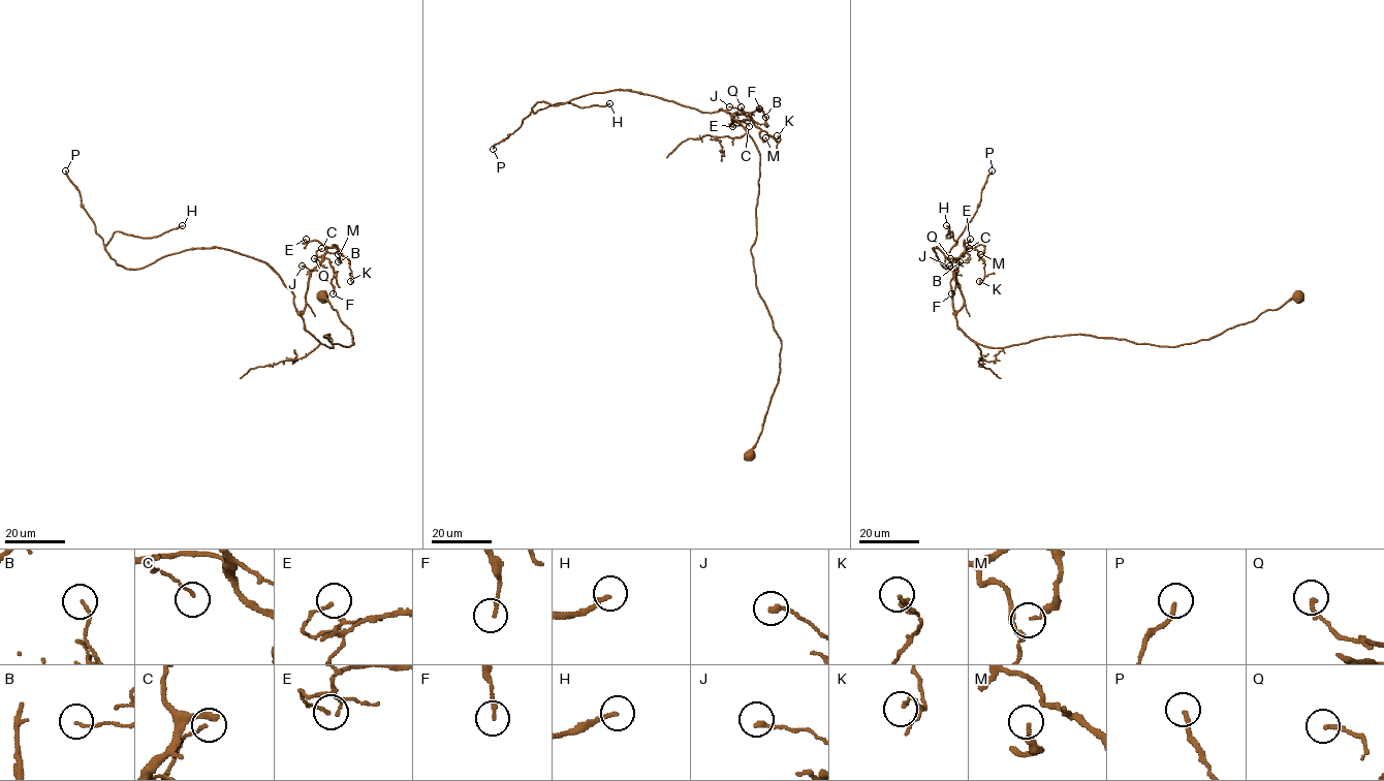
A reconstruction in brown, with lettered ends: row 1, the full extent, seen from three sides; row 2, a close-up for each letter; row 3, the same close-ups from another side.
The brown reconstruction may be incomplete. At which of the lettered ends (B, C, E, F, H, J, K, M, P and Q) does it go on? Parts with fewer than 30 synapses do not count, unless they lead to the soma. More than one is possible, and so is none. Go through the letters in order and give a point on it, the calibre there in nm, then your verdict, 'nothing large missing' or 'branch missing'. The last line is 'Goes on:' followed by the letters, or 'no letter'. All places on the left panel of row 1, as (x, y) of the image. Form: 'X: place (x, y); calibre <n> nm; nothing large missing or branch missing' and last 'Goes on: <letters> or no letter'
B: place (338, 261); calibre 100 nm; nothing large missing
C: place (321, 248); calibre 110 nm; nothing large missing
E: place (306, 239); calibre 120 nm; nothing large missing
F: place (333, 293); calibre 160 nm; nothing large missing
H: place (182, 225); calibre 180 nm; branch missing
J: place (302, 266); calibre 190 nm; nothing large missing
K: place (350, 281); calibre 110 nm; nothing large missing
M: place (338, 254); calibre 140 nm; nothing large missing
P: place (65, 170); calibre 170 nm; branch missing
Q: place (314, 258); calibre 180 nm; nothing large missing
Goes on: H, P

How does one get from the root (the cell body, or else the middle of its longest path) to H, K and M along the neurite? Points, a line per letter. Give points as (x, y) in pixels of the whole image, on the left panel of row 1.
H: (321, 298), (350, 346), (307, 332), (263, 261), (212, 247), (125, 269), (104, 248), (115, 231), (182, 225)
K: (321, 298), (350, 346), (329, 335), (333, 347), (321, 343), (301, 315), (327, 248), (348, 260), (350, 281)
M: (321, 298), (350, 346), (329, 335), (333, 347), (321, 343), (301, 315), (309, 273), (328, 247), (338, 254)

